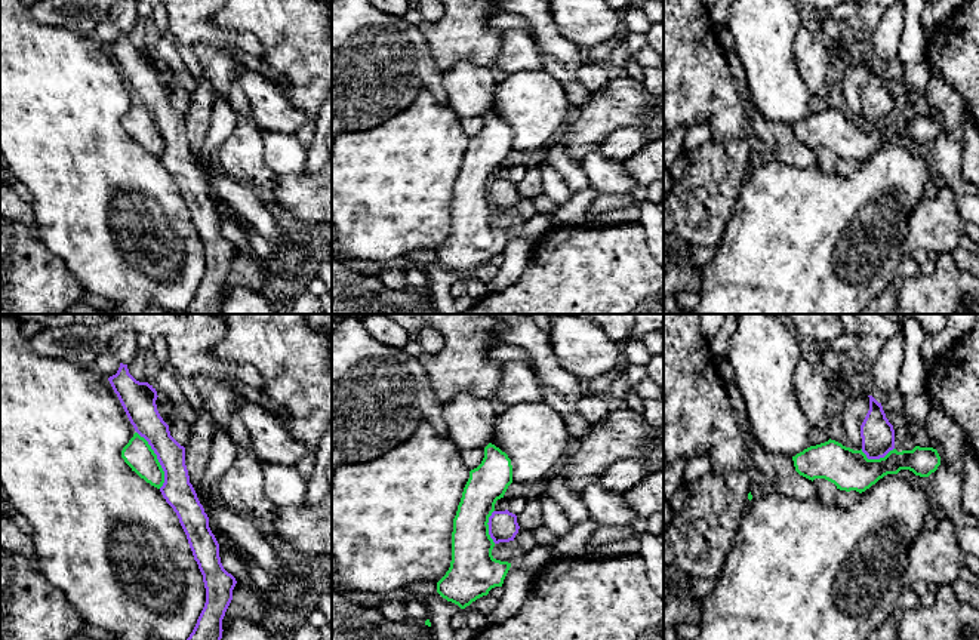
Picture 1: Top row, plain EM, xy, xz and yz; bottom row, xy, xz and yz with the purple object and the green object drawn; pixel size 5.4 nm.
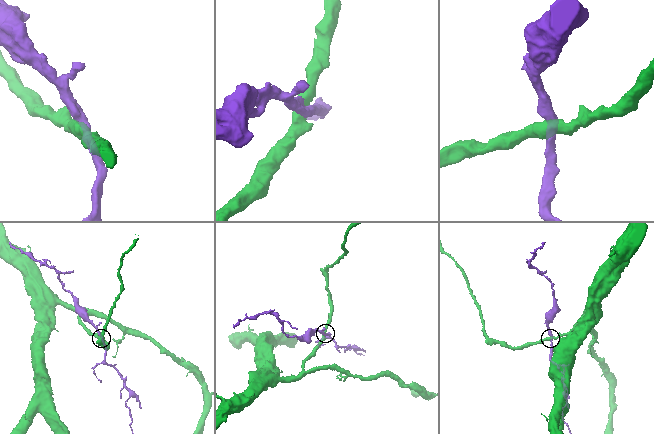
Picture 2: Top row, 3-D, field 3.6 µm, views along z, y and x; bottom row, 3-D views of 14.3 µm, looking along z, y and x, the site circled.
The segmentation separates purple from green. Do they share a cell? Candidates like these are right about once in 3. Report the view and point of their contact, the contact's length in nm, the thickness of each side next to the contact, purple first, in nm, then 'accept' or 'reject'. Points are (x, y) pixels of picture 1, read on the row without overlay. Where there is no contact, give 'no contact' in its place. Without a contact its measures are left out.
contact xy (157, 126); length 340 nm; calibres 160 and 160 nm; reject

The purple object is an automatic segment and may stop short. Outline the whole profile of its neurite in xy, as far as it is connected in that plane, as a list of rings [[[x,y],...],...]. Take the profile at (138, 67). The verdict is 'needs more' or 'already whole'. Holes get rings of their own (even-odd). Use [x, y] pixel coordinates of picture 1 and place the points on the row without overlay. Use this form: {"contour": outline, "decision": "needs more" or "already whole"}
{"contour": [[[120,31],[120,36],[116,43],[108,46],[114,61],[117,62],[130,92],[135,99],[144,105],[164,139],[164,151],[160,156],[160,160],[166,170],[176,181],[179,191],[187,203],[190,216],[193,219],[194,228],[198,233],[198,237],[203,243],[203,250],[206,256],[206,271],[197,287],[197,292],[187,307],[187,314],[221,314],[222,307],[222,287],[225,280],[233,268],[233,258],[237,252],[235,246],[228,241],[219,225],[219,212],[209,196],[209,185],[204,181],[203,173],[200,172],[197,161],[190,151],[188,138],[185,133],[185,116],[181,114],[169,99],[169,93],[163,89],[157,79],[157,59],[148,50],[136,49],[127,37],[127,33]]], "decision": "already whole"}

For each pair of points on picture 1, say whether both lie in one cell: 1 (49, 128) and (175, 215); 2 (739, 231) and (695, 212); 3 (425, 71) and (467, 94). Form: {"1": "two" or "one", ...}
{"1": "one", "2": "two", "3": "two"}

